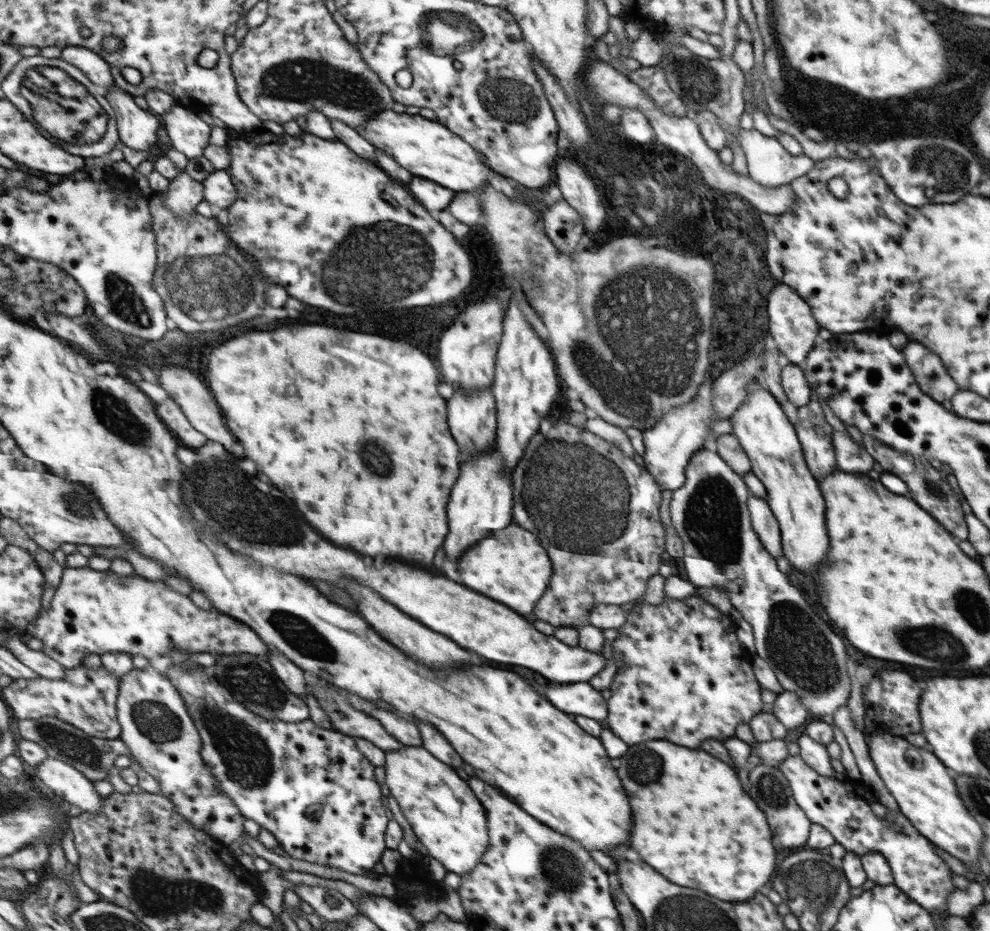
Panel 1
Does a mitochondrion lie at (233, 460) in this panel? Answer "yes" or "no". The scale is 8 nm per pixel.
no

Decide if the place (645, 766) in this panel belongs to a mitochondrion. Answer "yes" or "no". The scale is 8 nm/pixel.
yes

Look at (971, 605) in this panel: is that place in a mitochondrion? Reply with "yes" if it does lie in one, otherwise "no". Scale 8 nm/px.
yes

